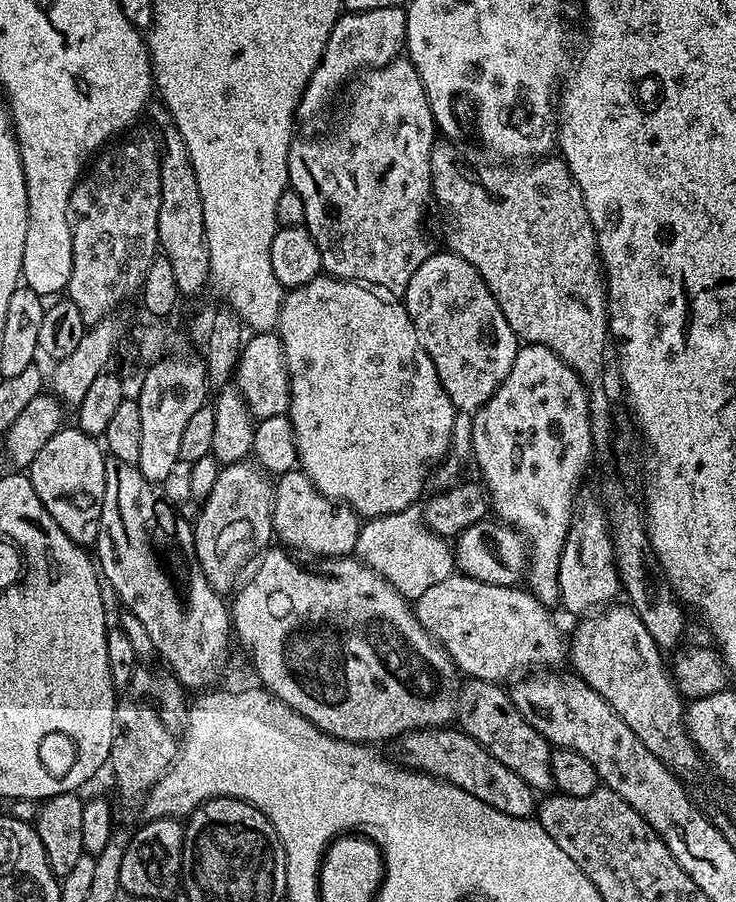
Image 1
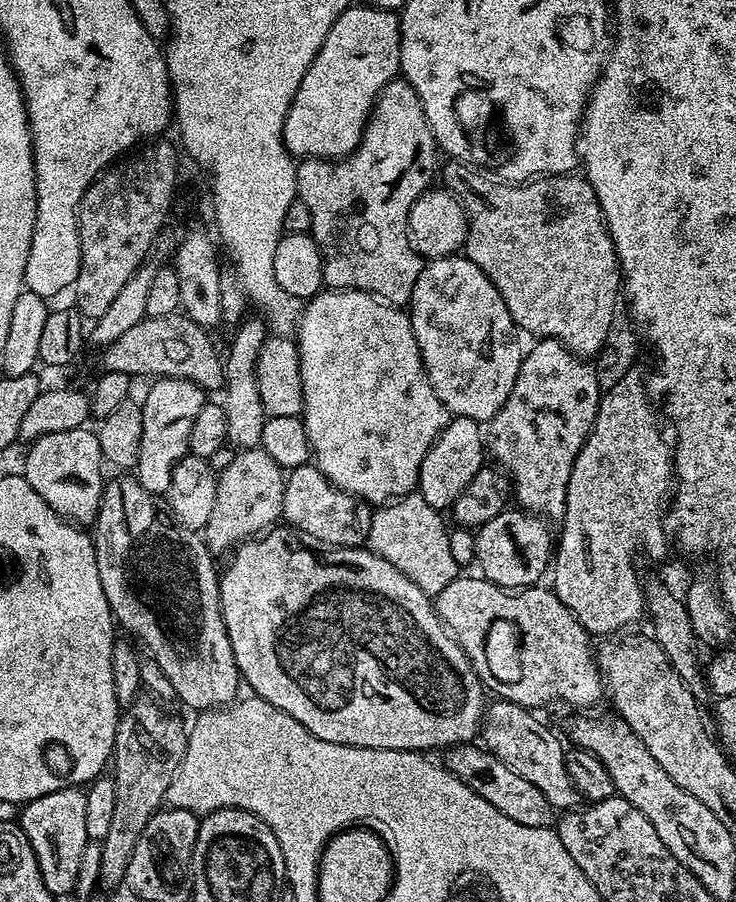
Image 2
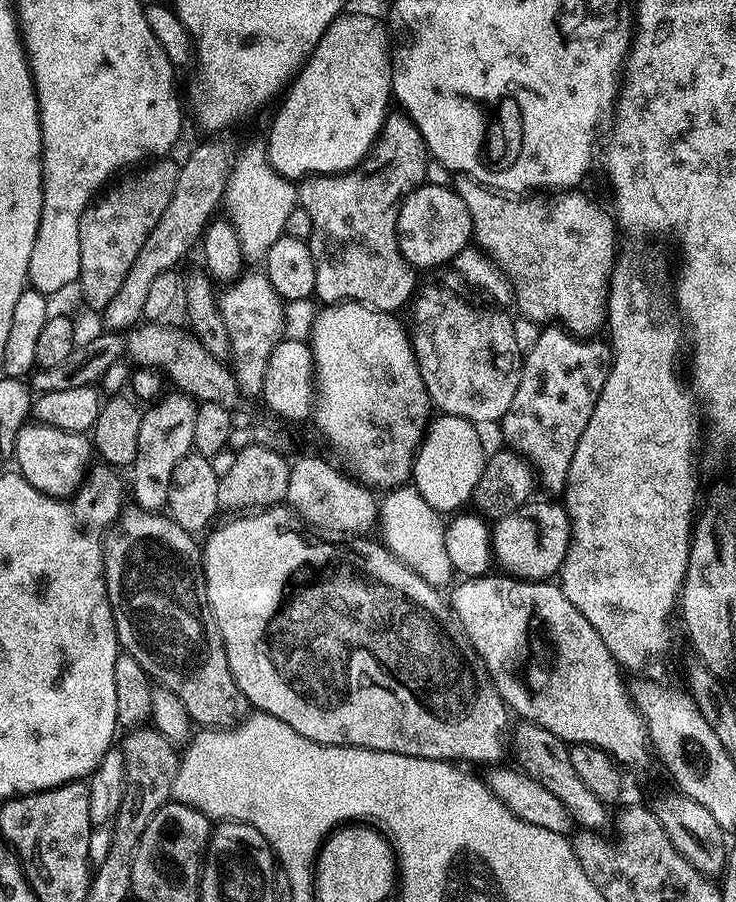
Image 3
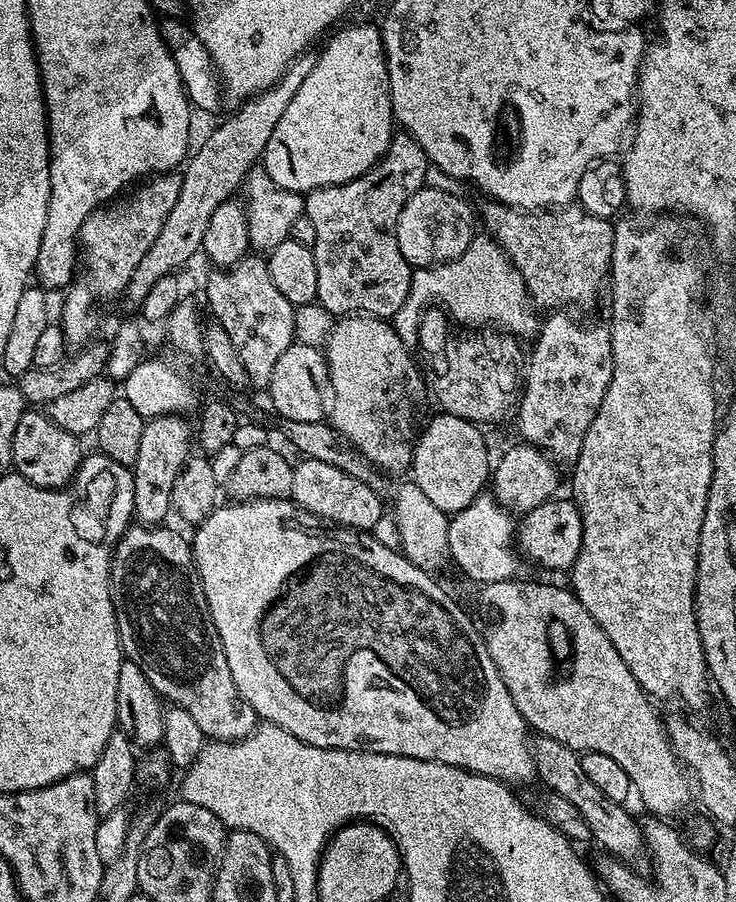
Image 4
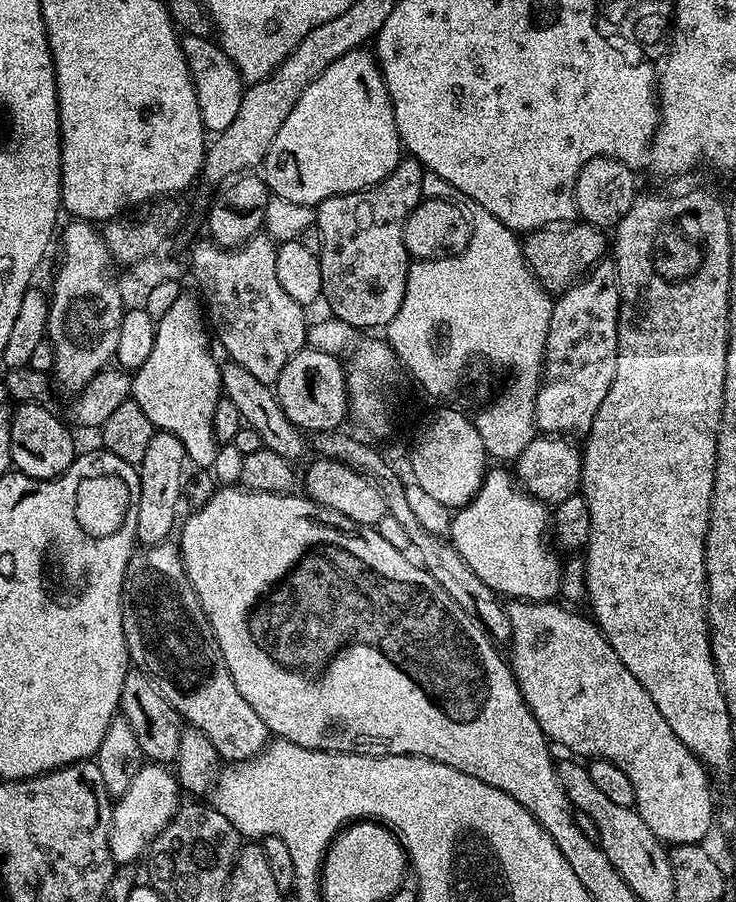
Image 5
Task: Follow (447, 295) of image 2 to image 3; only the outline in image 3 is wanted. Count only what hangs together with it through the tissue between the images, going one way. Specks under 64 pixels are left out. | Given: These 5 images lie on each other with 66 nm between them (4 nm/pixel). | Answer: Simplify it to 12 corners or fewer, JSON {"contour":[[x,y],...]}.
{"contour":[[450,284],[410,304],[445,416],[495,425],[524,369],[511,318]]}

